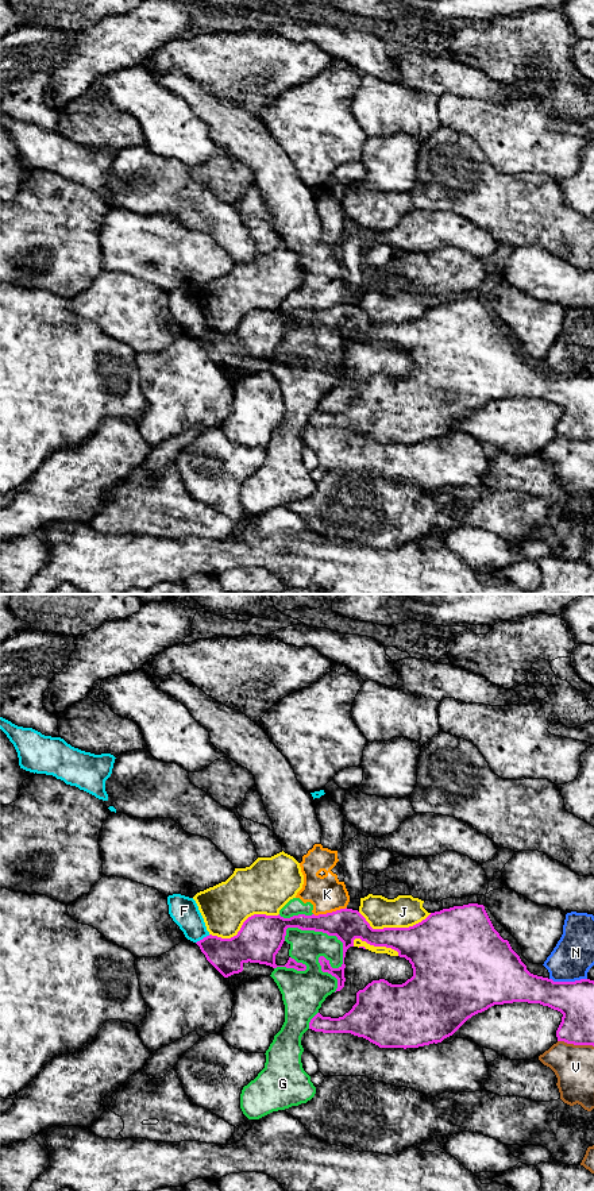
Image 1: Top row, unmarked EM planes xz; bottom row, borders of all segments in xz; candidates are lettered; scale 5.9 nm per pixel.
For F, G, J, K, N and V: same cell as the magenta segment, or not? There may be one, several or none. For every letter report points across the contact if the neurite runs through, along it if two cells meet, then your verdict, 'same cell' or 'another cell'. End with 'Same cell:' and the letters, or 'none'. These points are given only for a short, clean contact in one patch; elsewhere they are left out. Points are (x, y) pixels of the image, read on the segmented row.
F: border along xz (209, 935), (196, 943); another cell
G: another cell
J: another cell
K: border along xz (346, 906), (313, 914); another cell
N: another cell
V: border along xz (558, 1040), (590, 1044), (593, 1047); another cell
Same cell: none

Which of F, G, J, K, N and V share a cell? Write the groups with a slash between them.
F / G K / J / N / V

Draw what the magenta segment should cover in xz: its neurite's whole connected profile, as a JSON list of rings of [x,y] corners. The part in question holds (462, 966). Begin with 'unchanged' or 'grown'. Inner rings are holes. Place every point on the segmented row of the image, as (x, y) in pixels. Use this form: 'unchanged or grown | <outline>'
unchanged | [[[483,905],[454,906],[431,913],[409,928],[383,929],[373,929],[358,910],[347,907],[327,914],[298,914],[290,918],[279,914],[254,914],[243,922],[236,936],[221,938],[209,934],[196,944],[224,978],[242,972],[243,964],[248,961],[305,971],[306,965],[292,957],[285,965],[275,964],[275,955],[285,941],[288,928],[323,932],[343,943],[343,964],[339,968],[332,968],[324,956],[319,957],[321,971],[338,979],[336,991],[344,987],[344,957],[347,949],[354,947],[355,938],[397,951],[413,968],[413,976],[402,984],[392,984],[385,979],[369,983],[356,992],[356,1003],[343,1017],[331,1018],[317,1013],[309,1022],[309,1029],[315,1032],[351,1033],[379,1048],[418,1048],[441,1042],[468,1018],[494,1005],[528,1002],[548,1006],[563,1014],[556,1030],[558,1041],[594,1047],[594,980],[554,982],[531,974],[509,941],[494,929]]]

